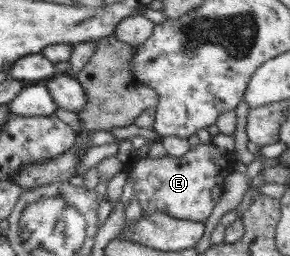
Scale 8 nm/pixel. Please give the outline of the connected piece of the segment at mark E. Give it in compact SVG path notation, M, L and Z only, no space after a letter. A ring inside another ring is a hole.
M198 144L194 149L191 148L181 157L164 156L157 159L141 158L127 167L127 180L133 184L133 191L139 200L139 204L145 215L155 215L155 213L165 213L167 217L179 220L191 220L205 222L215 205L224 193L225 174L221 173L224 166L225 156L215 150L212 144Z

